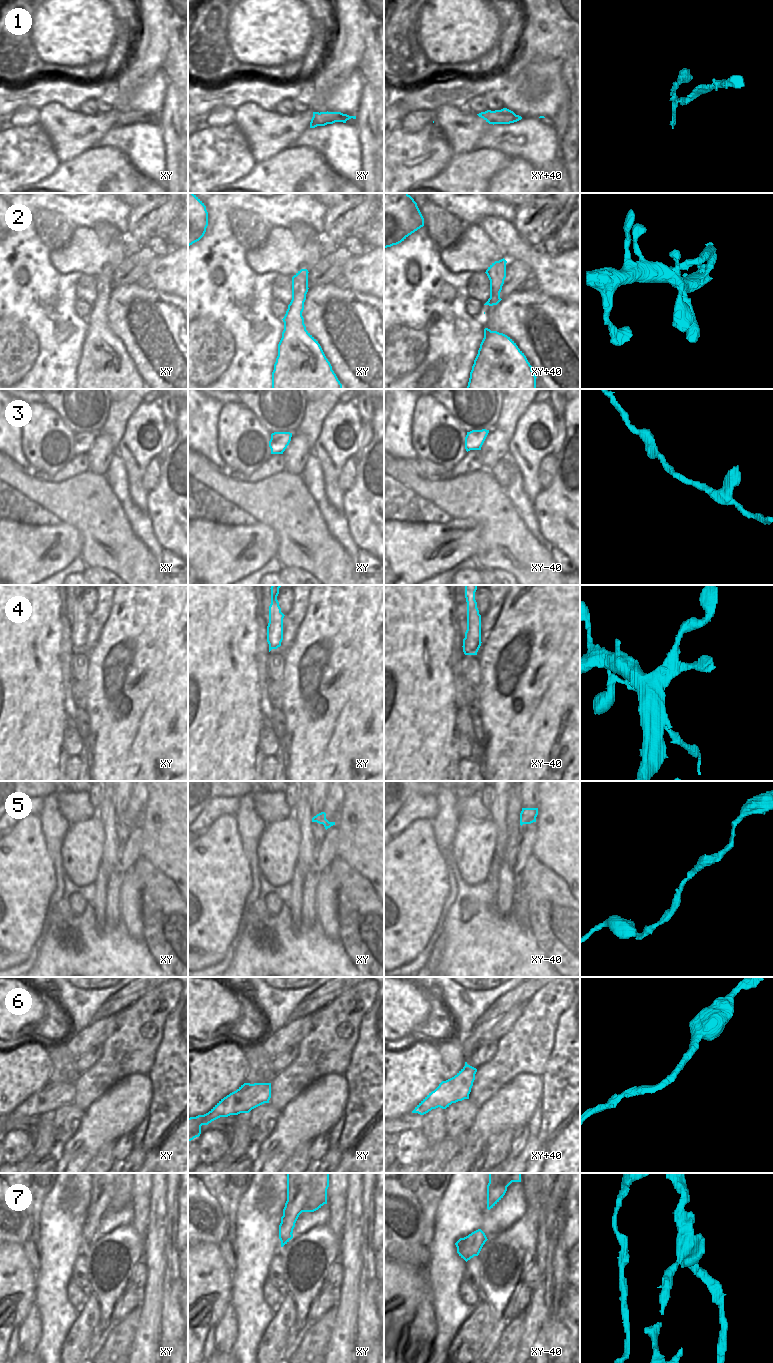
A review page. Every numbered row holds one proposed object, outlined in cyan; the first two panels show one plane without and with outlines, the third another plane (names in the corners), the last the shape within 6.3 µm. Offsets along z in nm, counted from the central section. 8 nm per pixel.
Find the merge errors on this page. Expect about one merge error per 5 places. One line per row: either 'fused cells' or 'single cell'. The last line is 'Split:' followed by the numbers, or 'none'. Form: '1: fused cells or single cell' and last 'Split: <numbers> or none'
1: fused cells
2: single cell
3: fused cells
4: single cell
5: single cell
6: single cell
7: fused cells
Split: 1, 3, 7

